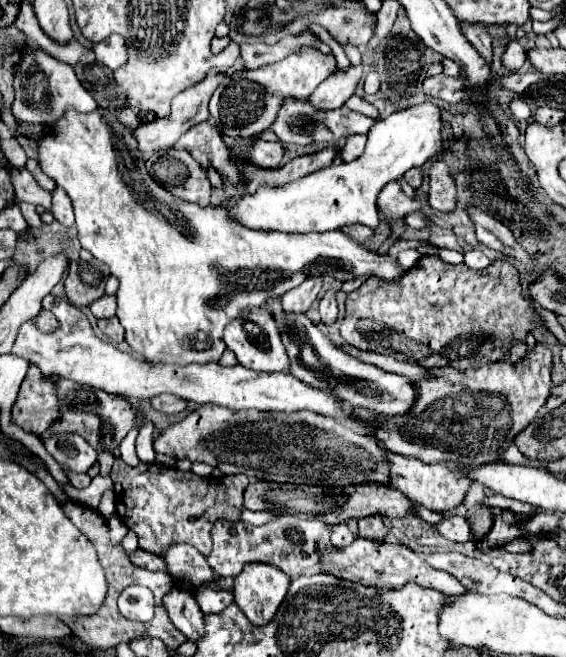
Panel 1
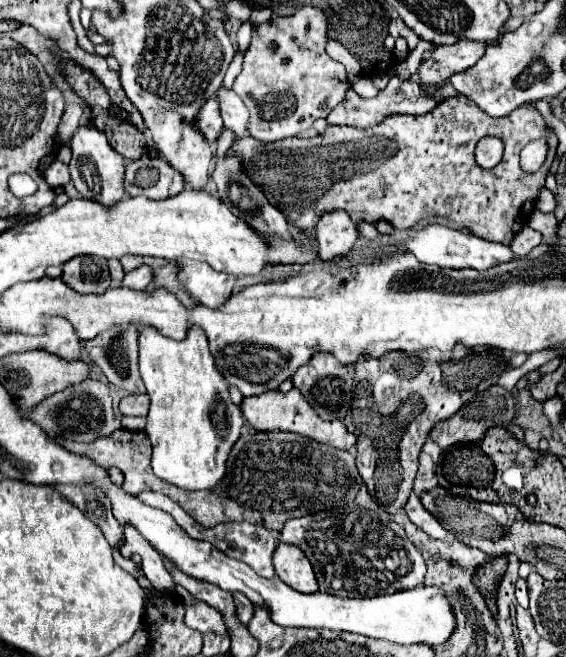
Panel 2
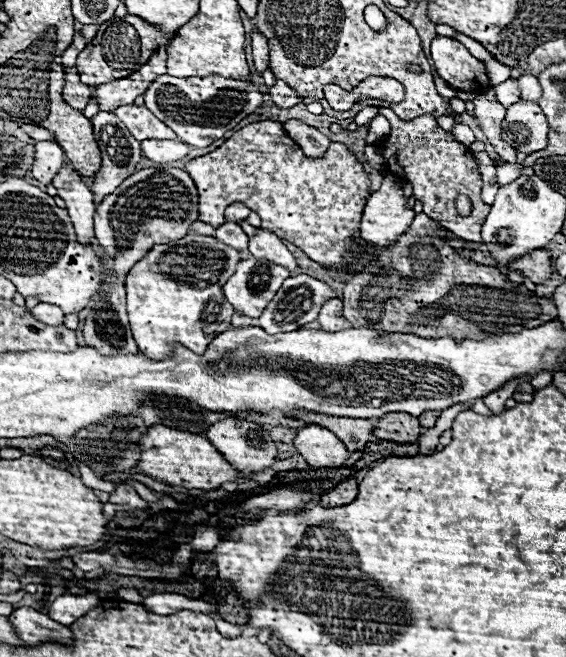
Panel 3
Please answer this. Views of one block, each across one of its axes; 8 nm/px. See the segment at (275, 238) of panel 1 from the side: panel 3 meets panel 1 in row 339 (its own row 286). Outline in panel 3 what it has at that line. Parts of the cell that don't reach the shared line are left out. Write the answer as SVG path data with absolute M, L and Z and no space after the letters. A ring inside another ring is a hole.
M188 232L178 242L154 246L140 262L136 262L126 276L126 284L128 284L130 328L132 328L134 340L138 342L140 352L148 354L148 358L164 358L164 354L168 354L168 346L172 346L172 342L180 342L192 352L202 354L208 342L216 334L222 334L224 330L228 330L234 310L222 296L222 286L236 272L240 258L242 258L240 250L230 248L224 242L218 242L214 236Z

